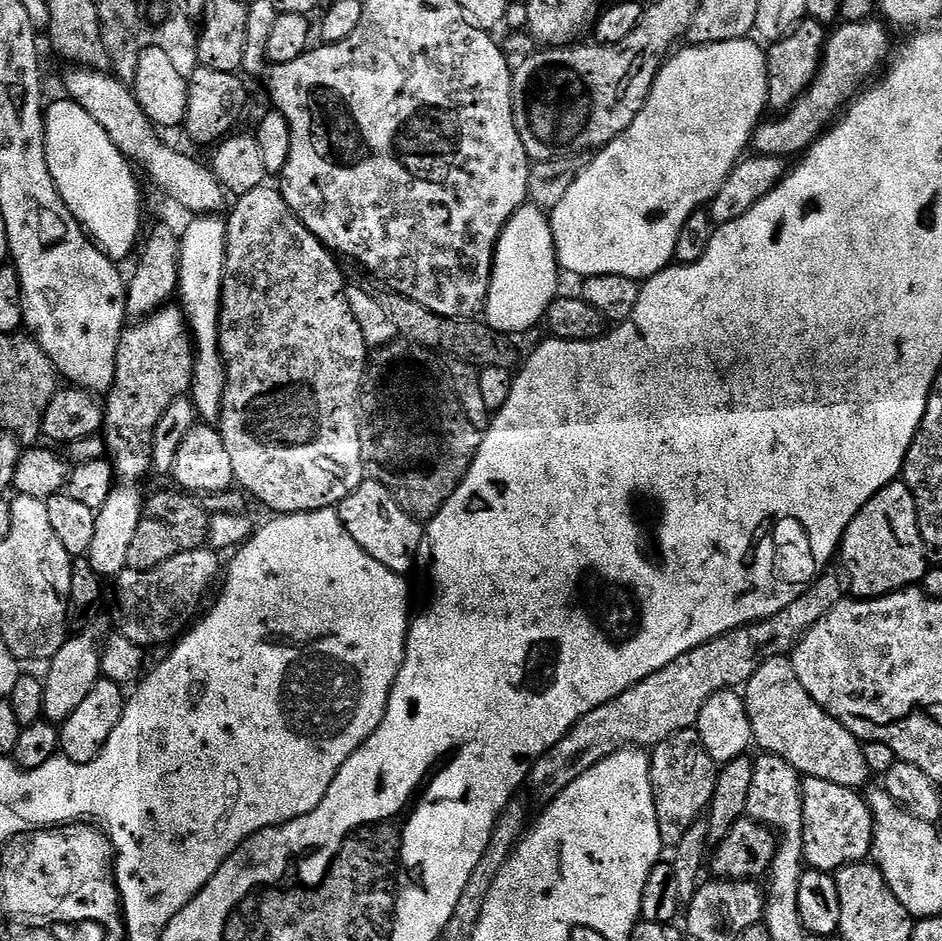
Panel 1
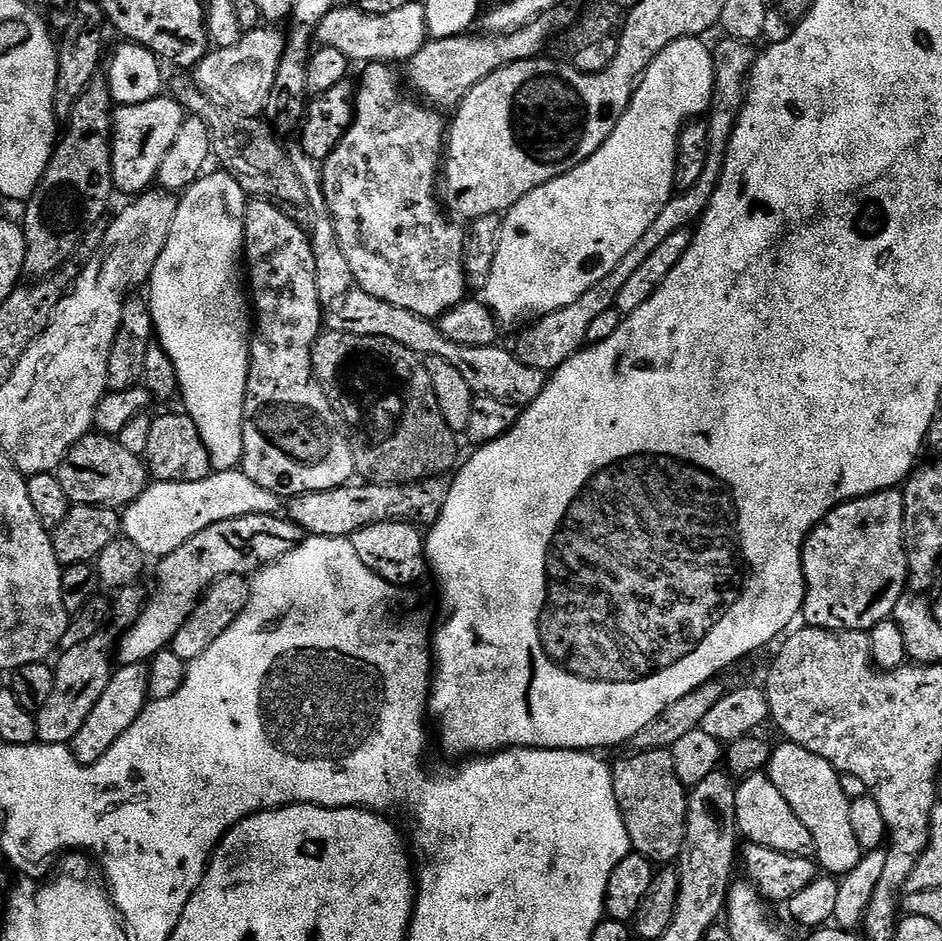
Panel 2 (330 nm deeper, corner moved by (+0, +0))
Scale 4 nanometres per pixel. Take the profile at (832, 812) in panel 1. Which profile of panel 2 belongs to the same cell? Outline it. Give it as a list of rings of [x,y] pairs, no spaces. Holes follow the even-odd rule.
[[[767,774],[746,776],[739,781],[736,789],[736,825],[745,841],[779,852],[800,854],[805,851],[804,847],[812,844],[811,833],[784,797],[784,791]]]

